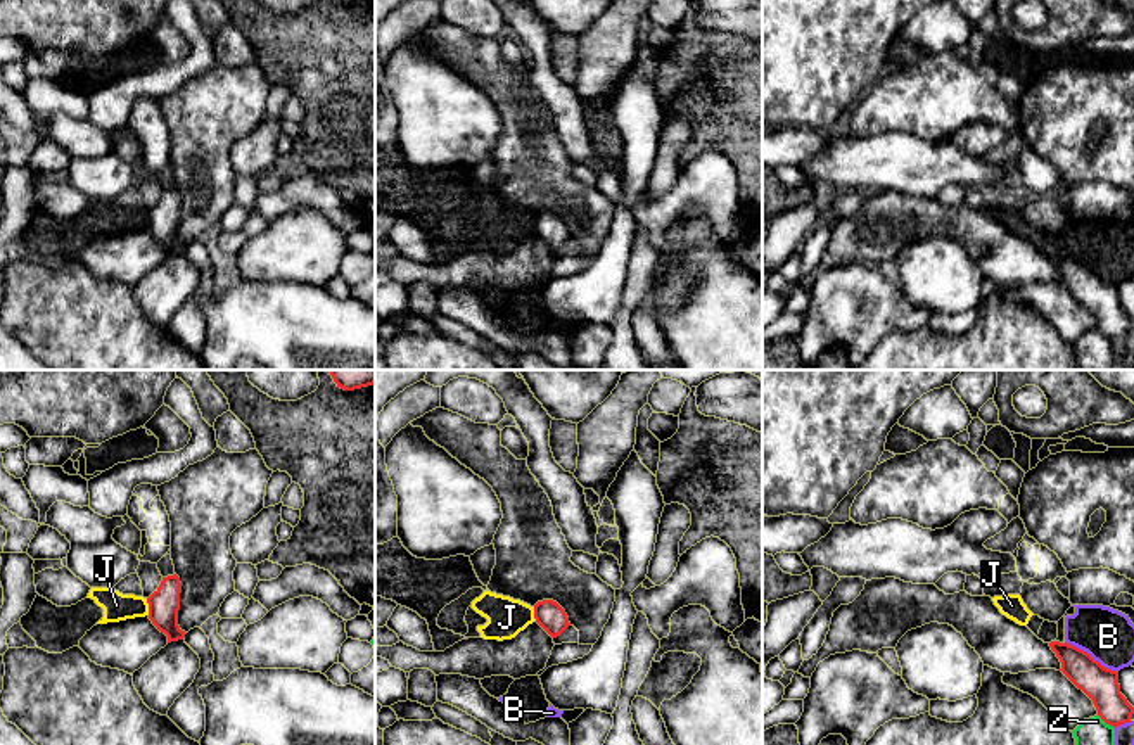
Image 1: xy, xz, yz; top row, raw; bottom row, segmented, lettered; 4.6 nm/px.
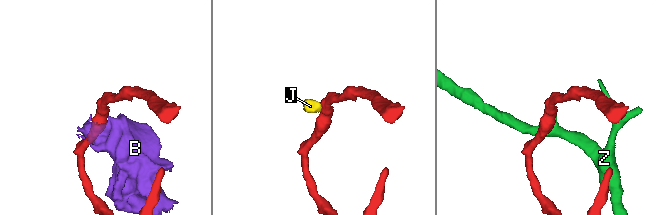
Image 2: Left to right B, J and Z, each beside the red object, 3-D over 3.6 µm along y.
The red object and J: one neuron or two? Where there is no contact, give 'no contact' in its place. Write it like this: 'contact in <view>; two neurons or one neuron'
contact in xy; two neurons

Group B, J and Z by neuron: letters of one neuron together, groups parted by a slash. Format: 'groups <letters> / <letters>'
groups B J / Z

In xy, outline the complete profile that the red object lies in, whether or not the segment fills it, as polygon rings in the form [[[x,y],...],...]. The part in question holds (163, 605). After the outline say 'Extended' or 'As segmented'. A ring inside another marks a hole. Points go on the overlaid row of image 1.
[[[176,574],[162,577],[159,588],[147,598],[149,619],[168,636],[168,643],[185,638],[178,626],[182,583]]]. As segmented

